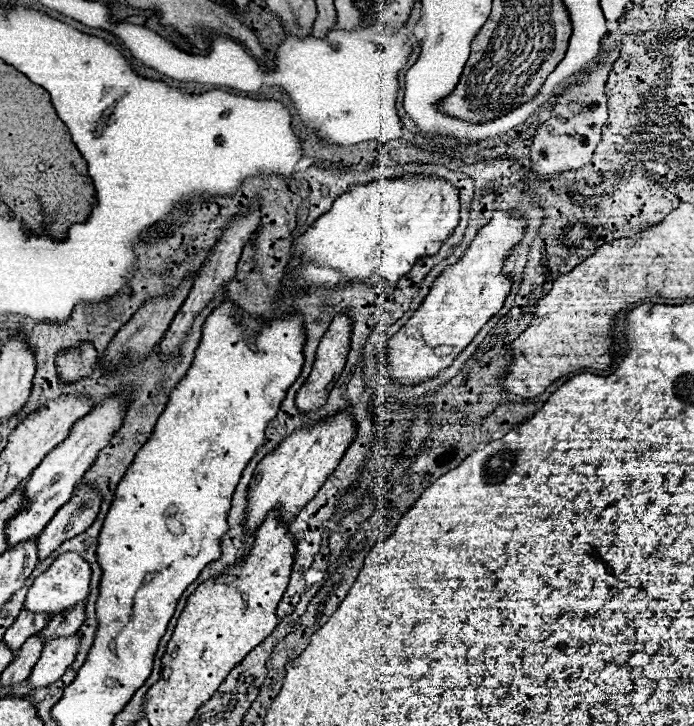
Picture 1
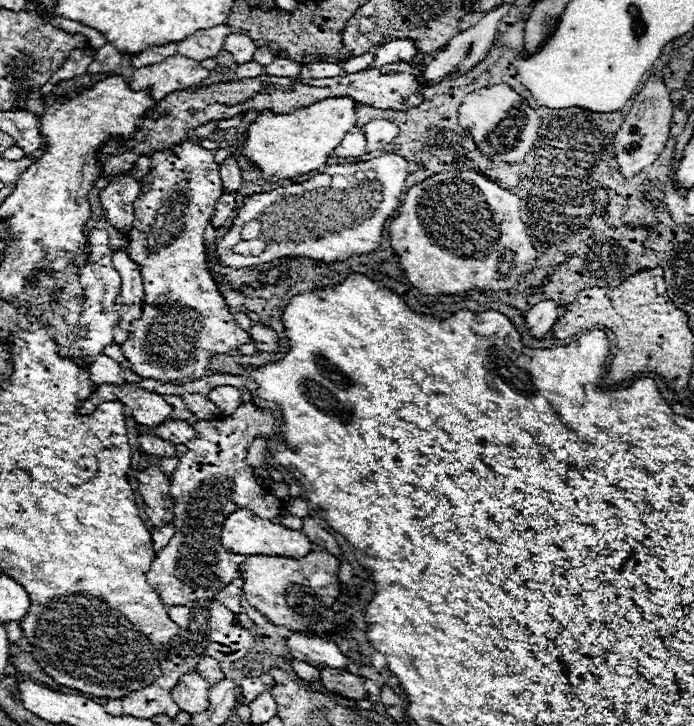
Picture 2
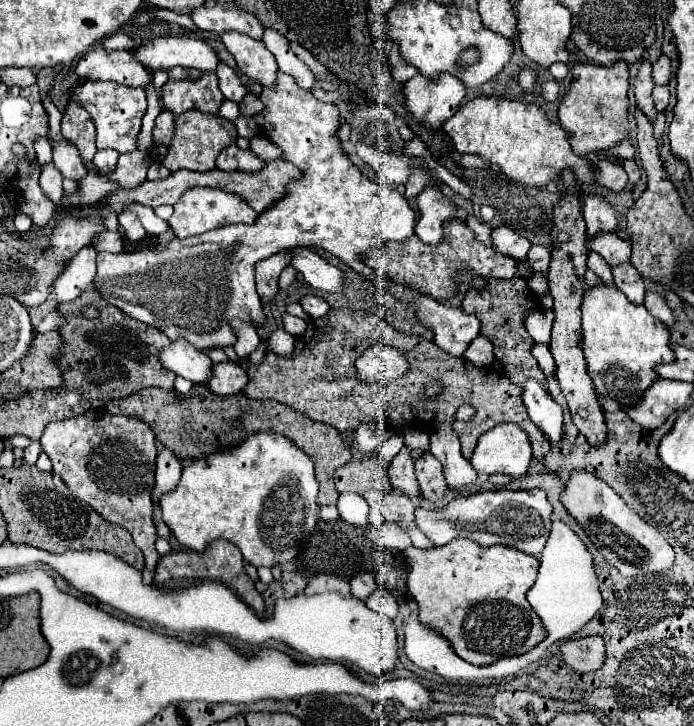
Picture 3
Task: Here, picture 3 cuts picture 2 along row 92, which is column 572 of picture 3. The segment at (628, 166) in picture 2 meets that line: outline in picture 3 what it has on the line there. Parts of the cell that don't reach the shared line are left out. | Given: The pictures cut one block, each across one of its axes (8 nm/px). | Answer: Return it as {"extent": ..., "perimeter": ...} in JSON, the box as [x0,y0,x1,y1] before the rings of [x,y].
{"extent":[560,634,606,672],"perimeter":[[[598,634],[566,640],[560,644],[560,652],[562,652],[562,660],[576,672],[598,670],[606,656],[604,640]]]}

